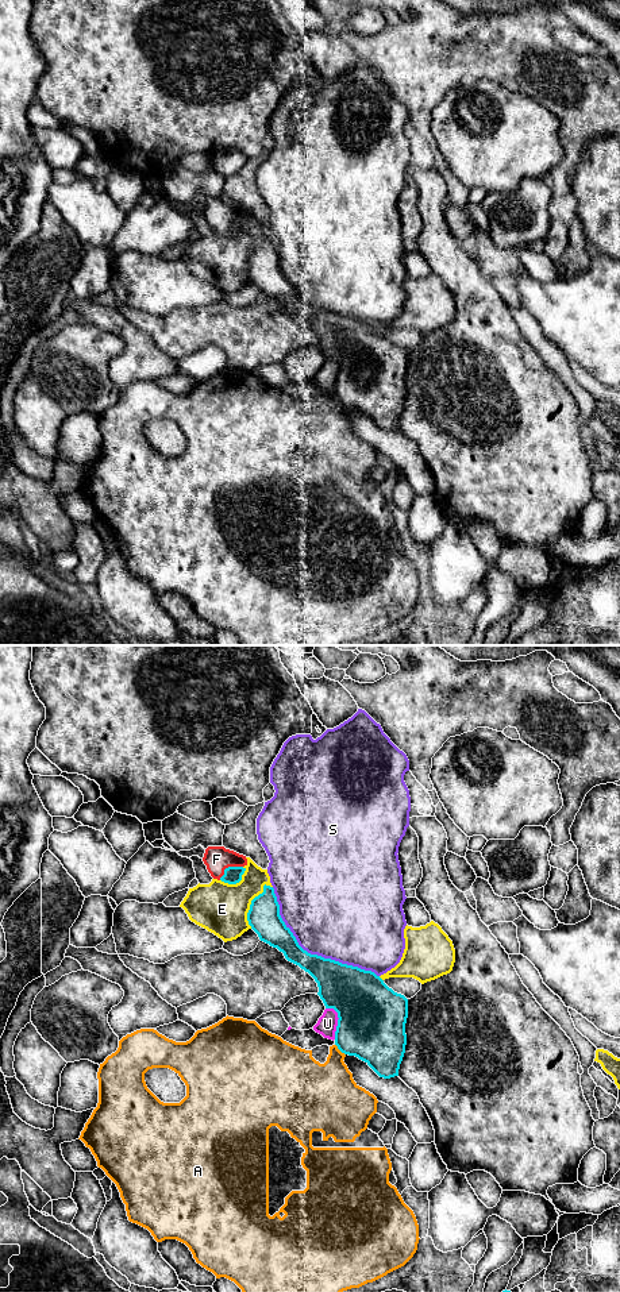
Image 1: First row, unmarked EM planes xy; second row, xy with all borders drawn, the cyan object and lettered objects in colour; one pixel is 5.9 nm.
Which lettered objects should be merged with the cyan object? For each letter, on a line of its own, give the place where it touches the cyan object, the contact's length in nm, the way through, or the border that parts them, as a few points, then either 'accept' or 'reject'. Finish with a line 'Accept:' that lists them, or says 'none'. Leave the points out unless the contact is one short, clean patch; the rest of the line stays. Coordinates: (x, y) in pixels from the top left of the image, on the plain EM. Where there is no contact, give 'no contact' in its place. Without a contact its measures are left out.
A: xy (339, 401) | 90 nm | reject
E: xy (251, 255) | 280 nm | reject
F: xy (228, 219) | 170 nm | across xy (233, 227), (228, 219), (216, 211) | accept
S: xy (310, 305) | 850 nm | reject
U: xy (338, 373) | 200 nm | reject
Accept: F

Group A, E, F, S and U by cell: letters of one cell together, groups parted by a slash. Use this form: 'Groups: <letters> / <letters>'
Groups: A / E / F / S / U

